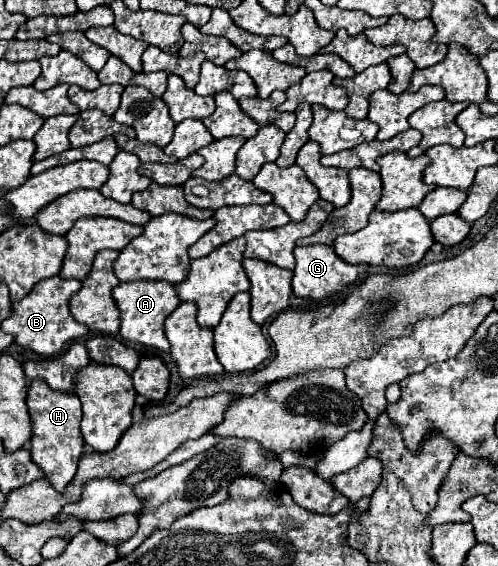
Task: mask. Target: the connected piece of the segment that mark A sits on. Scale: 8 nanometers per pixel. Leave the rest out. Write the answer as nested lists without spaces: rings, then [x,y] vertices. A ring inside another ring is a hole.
[[[133,281],[133,283],[119,283],[113,289],[113,299],[117,309],[121,311],[121,337],[131,343],[141,343],[155,347],[159,351],[169,351],[169,341],[165,339],[165,319],[175,311],[181,303],[175,291],[175,285],[167,281]]]

